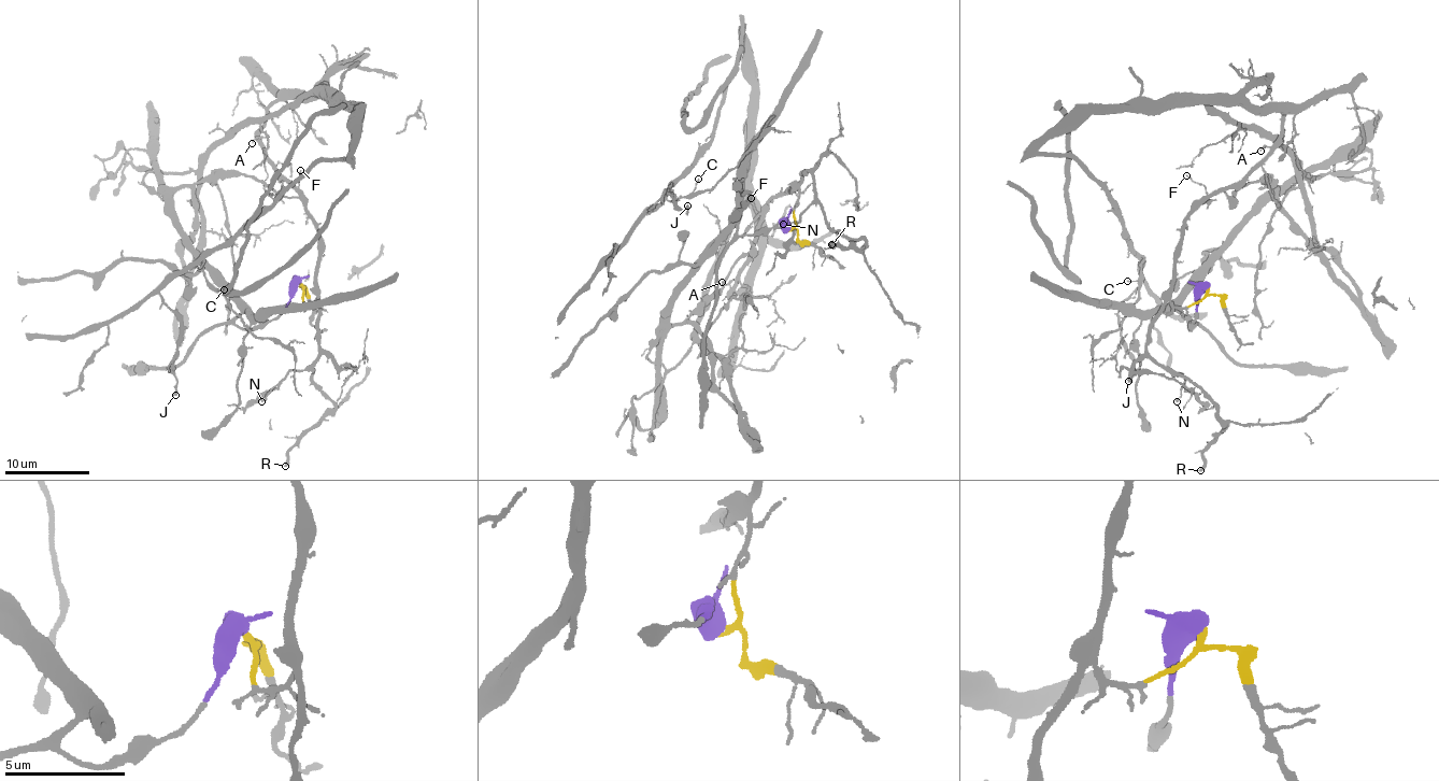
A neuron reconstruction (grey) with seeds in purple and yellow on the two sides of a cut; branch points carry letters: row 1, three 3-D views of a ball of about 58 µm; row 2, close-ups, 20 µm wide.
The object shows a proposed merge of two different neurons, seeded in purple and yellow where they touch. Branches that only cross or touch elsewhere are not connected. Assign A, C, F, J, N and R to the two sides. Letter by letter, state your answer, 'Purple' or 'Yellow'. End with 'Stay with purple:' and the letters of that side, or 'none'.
A: Yellow
C: Yellow
F: Yellow
J: Yellow
N: Yellow
R: Yellow
Stay with purple: none

